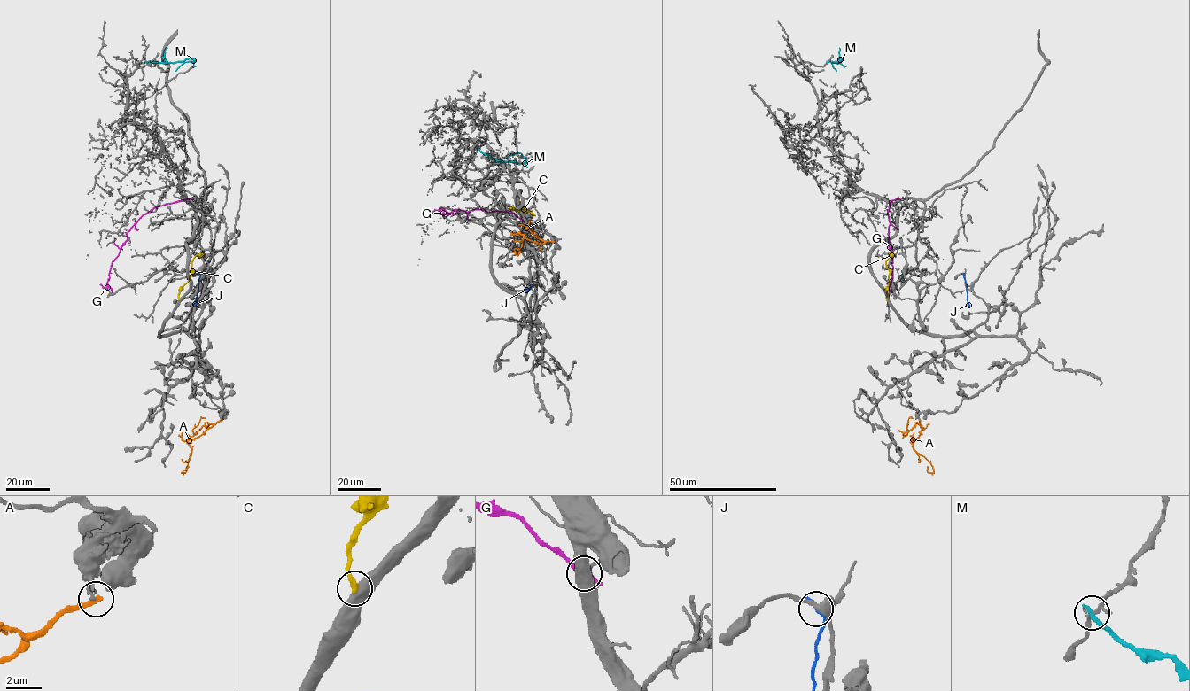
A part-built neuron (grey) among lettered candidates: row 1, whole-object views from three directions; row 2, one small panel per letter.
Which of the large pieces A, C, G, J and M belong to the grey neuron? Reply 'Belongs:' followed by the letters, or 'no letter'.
Belongs: no letter

